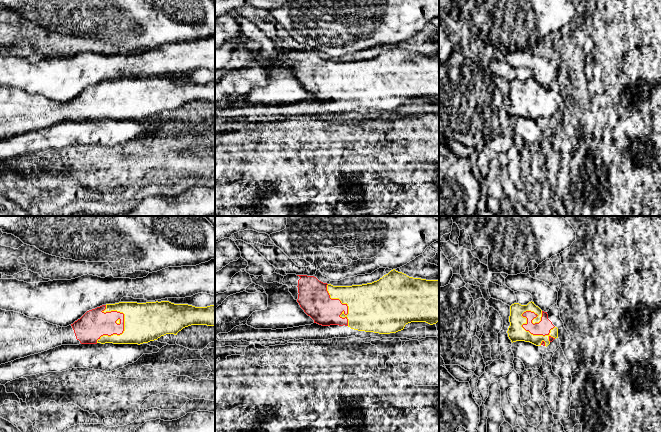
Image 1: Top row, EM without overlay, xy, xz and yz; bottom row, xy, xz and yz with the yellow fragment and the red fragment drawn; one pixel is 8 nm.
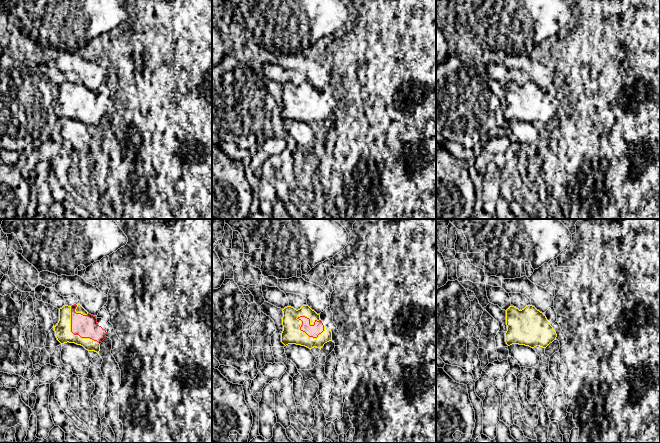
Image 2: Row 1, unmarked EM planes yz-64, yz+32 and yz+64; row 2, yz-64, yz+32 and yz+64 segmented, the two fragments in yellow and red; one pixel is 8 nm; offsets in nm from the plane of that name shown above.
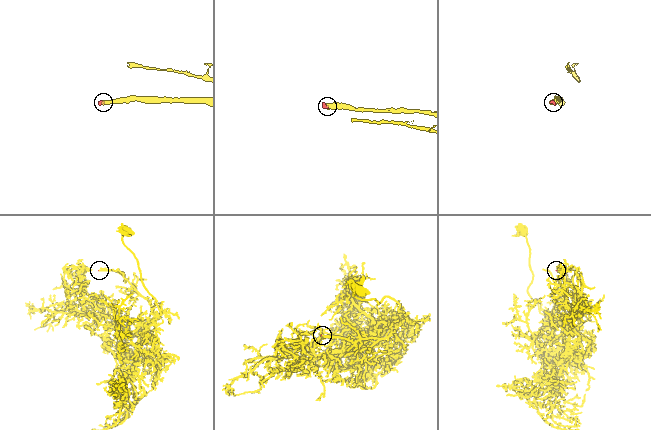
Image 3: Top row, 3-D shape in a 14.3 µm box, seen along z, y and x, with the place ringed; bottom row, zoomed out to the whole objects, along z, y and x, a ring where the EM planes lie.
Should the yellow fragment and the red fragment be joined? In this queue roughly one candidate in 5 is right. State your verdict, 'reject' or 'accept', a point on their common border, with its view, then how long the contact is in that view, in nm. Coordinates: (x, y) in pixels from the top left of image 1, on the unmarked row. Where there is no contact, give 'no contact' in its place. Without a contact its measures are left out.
accept | yz (532, 110) | 340 nm

